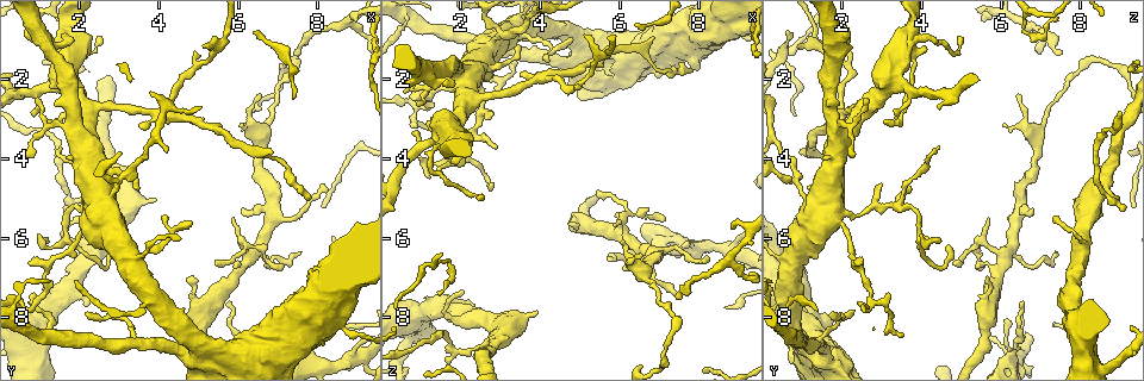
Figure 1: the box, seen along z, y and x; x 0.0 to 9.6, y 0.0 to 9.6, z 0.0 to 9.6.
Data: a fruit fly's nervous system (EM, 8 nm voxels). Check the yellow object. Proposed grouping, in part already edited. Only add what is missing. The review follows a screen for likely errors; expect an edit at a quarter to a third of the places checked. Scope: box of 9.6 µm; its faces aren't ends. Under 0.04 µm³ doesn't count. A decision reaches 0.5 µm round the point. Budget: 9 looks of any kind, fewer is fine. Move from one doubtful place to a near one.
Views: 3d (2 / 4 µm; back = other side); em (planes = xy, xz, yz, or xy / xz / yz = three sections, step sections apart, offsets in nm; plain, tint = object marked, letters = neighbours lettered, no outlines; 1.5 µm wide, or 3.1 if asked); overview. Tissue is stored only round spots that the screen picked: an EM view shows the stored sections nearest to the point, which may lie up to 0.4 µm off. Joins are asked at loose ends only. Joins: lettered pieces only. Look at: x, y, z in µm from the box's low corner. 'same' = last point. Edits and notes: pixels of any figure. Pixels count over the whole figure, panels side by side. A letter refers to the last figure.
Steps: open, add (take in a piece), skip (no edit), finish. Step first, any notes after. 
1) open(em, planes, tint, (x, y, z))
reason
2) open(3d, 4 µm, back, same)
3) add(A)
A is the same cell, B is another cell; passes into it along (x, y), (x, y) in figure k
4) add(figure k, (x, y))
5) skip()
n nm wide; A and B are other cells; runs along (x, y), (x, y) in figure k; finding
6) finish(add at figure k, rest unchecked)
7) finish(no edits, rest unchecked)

open(3d, 4 µm, (6.60, 2.40, 6.45))
free end

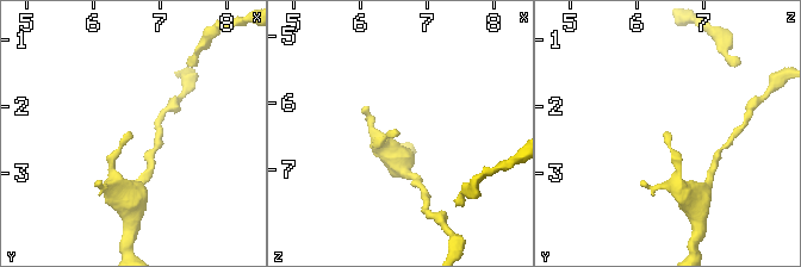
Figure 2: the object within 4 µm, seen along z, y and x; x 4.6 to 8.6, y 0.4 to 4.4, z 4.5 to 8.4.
open(em, planes, letters, (6.55, 2.35, 6.45))

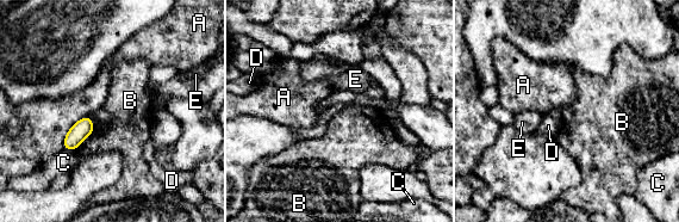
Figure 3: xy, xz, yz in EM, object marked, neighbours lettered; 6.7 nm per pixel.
skip()
A, B, C, D and E are other cells; border along (86, 116), (69, 129), (62, 147) in figure 3; no lettered piece goes on from it

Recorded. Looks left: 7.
open(em, planes, letters, (8.10, 4.60, 6.60))
branch stops here

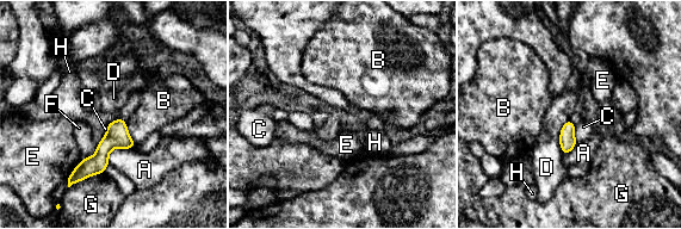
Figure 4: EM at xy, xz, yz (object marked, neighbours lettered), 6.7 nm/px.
skip()
A, B, C, D, E, F, G and H are other cells; runs along (122, 123), (103, 153), (76, 175) in figure 4; none of them fits

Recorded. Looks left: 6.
open(em, planes, letters, (3.45, 4.75, 1.20))
thin end

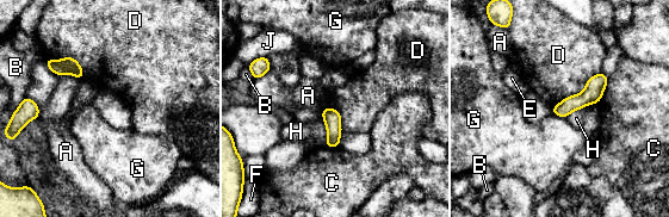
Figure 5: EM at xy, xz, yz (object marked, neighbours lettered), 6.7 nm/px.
skip()
100 nm wide; A, B, C, D, E, F, G, H and J are other cells; border along (552, 112), (565, 118) in figure 5; none of them fits

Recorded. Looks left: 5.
open(em, yz, step 8, tint, (7.20, 6.65, 5.60))
tapers out

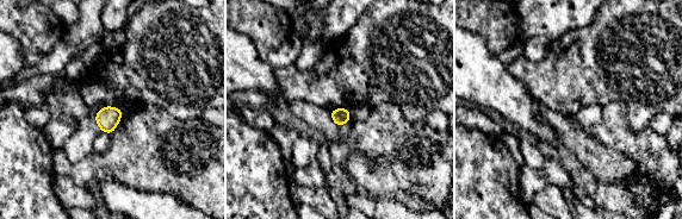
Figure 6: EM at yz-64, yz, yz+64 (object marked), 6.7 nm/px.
open(em, yz, step 8, letters, same)
what lies round it

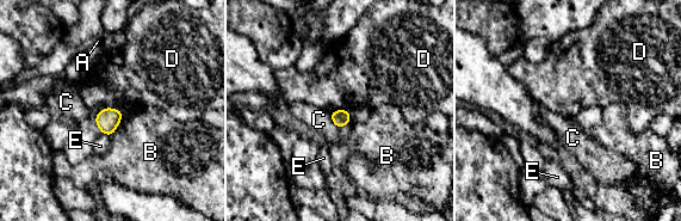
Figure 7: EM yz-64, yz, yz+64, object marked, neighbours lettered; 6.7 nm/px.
skip()
A, B, C, D and E are other cells; border along (348, 110), (333, 110), (330, 112) in figure 7; none of them fits

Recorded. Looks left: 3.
finish(no edits, rest unchecked)

